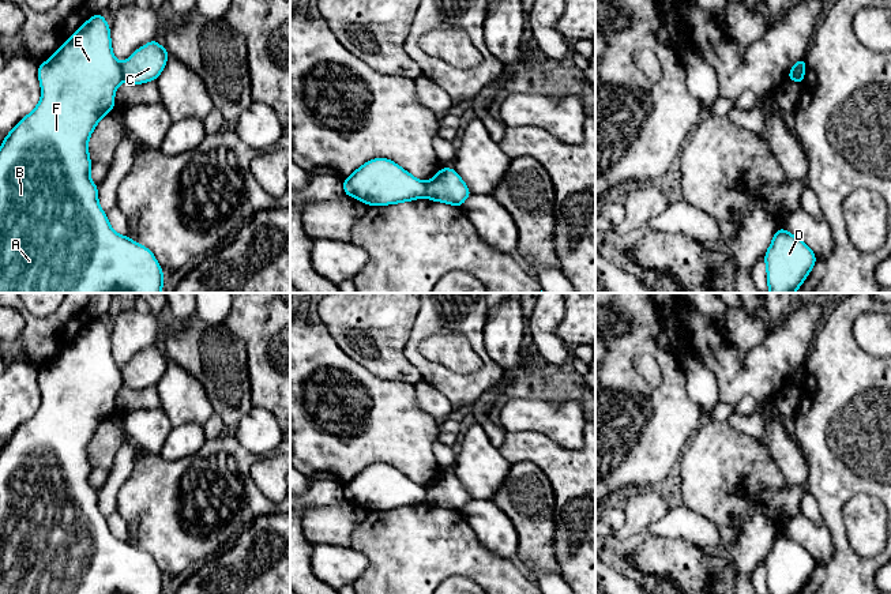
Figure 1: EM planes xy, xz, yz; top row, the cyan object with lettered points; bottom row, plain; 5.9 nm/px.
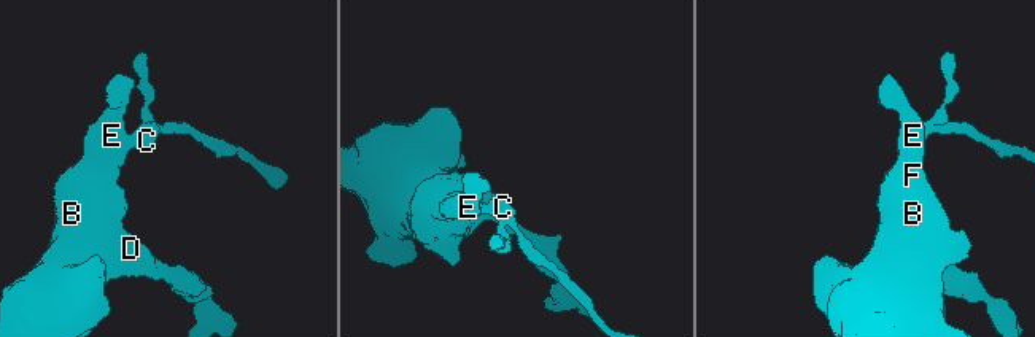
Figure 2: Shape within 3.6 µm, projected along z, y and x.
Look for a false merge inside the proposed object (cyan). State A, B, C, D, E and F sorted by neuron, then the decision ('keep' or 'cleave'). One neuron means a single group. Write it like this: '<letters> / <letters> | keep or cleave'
A B D E F / C | cleave

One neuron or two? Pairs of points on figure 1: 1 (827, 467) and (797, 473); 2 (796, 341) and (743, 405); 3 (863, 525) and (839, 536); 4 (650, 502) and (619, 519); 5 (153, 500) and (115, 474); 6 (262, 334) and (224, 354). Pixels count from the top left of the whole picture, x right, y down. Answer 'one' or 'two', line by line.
1: two
2: two
3: two
4: two
5: two
6: two

